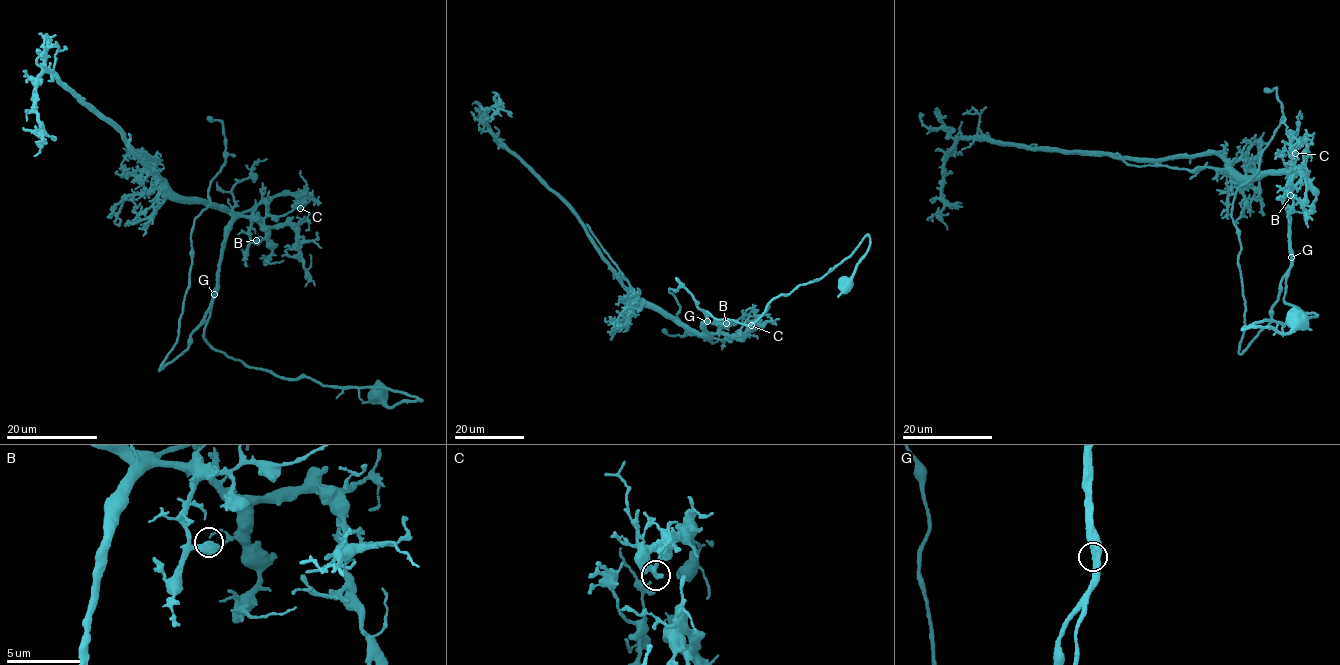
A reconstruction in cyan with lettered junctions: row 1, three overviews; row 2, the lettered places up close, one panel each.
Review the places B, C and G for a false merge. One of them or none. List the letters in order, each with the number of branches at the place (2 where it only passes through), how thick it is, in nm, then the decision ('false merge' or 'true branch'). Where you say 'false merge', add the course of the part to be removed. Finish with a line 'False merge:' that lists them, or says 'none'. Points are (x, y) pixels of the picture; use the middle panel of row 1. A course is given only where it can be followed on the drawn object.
B: 2 | 480 nm | true branch
C: 2 | 400 nm | true branch
G: 2 | 440 nm | true branch
False merge: none

